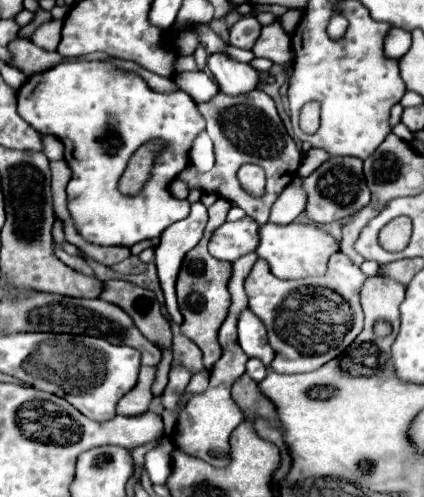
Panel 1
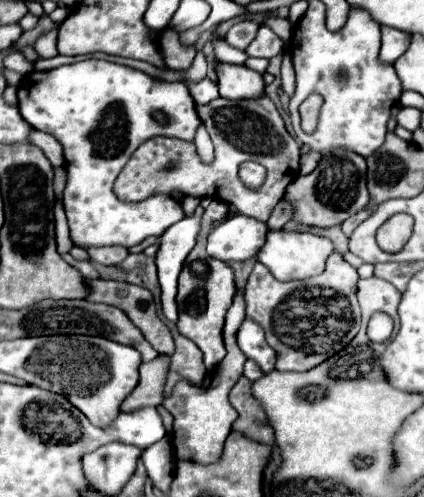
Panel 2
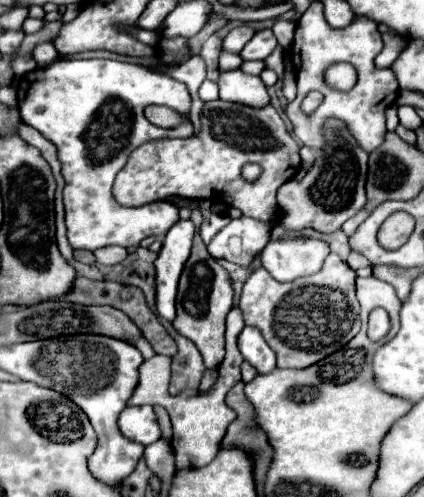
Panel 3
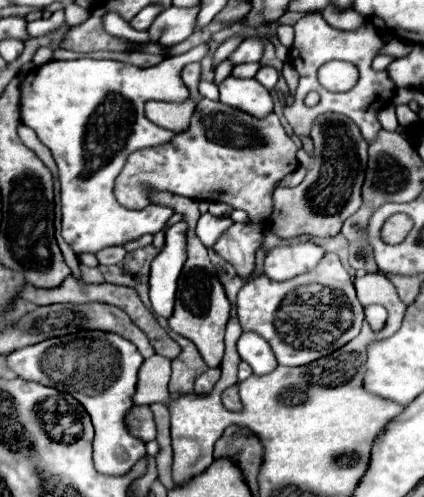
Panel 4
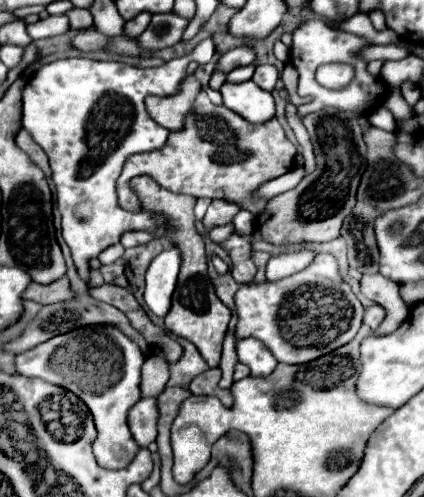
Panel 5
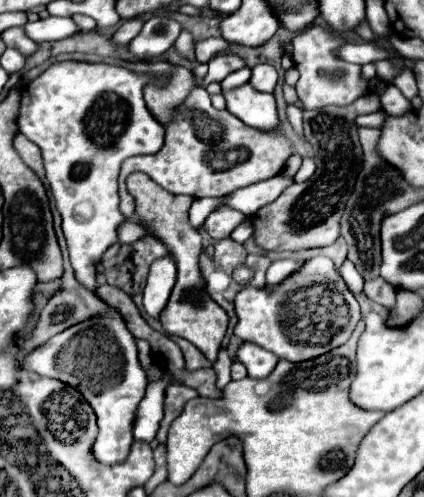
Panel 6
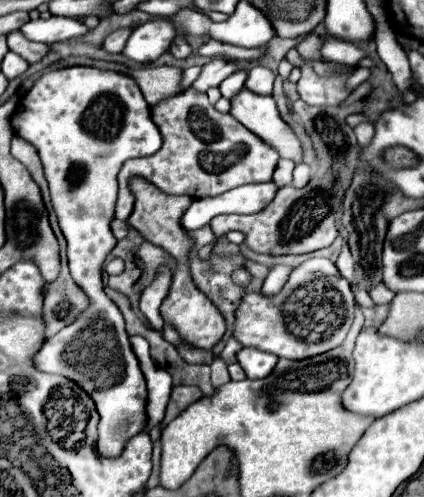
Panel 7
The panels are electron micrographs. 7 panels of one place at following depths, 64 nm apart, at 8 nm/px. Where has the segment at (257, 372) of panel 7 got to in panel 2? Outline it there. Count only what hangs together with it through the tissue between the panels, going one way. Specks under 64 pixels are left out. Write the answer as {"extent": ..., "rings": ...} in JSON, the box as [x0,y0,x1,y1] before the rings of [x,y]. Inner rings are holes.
{"extent":[238,318,276,374],"rings":[[[248,318],[244,320],[244,324],[238,330],[238,346],[246,354],[246,358],[254,360],[262,368],[264,374],[274,370],[276,352],[266,344],[264,332],[256,322],[252,322]]]}

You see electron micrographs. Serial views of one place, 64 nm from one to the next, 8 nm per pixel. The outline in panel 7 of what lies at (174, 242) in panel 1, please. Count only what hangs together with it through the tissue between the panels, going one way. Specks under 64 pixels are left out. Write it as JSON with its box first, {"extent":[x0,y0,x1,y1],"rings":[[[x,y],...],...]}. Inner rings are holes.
{"extent":[140,268,172,332],"rings":[[[160,268],[156,280],[154,280],[154,282],[142,292],[142,296],[140,296],[140,310],[142,310],[142,314],[146,316],[150,328],[156,330],[156,332],[160,332],[160,330],[162,330],[162,324],[164,324],[158,308],[160,308],[162,300],[164,300],[166,294],[168,294],[170,280],[172,280],[170,270],[168,270],[168,268]]]}

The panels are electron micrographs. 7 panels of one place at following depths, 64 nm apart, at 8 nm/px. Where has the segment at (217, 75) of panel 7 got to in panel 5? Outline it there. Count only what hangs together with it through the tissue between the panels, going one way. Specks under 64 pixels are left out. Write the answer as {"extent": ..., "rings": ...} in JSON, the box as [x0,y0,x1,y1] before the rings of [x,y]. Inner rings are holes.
{"extent":[214,48,254,74],"rings":[[[234,48],[234,50],[228,50],[226,54],[220,56],[220,60],[218,60],[216,66],[214,66],[214,72],[228,74],[228,72],[232,72],[234,68],[252,64],[252,60],[254,60],[254,52],[252,52],[252,50],[248,50],[248,48]]]}

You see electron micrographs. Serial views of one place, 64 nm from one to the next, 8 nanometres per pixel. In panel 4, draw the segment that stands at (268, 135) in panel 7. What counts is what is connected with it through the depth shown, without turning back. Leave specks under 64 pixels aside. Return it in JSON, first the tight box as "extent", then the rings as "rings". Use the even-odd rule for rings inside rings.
{"extent":[218,76,274,118],"rings":[[[228,76],[218,88],[220,88],[220,102],[232,108],[240,108],[242,112],[248,112],[250,116],[264,118],[268,116],[268,112],[274,110],[270,92],[254,78],[242,80],[242,78]]]}

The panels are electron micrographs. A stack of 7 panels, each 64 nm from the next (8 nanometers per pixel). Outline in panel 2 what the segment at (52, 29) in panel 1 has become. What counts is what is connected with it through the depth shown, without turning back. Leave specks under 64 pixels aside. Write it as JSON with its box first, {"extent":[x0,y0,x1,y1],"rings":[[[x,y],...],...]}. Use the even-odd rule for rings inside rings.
{"extent":[34,30,58,58],"rings":[[[56,30],[40,36],[34,44],[34,50],[38,52],[40,58],[54,58],[58,56],[58,50],[56,50]]]}

